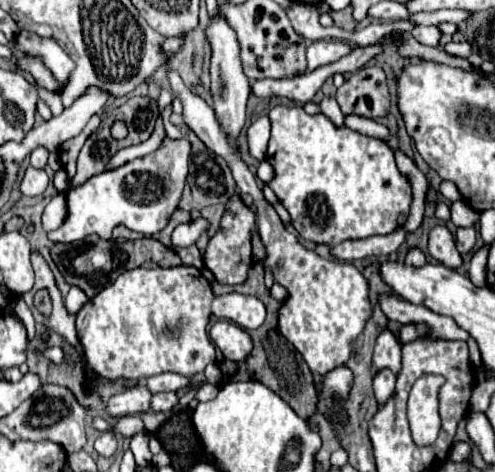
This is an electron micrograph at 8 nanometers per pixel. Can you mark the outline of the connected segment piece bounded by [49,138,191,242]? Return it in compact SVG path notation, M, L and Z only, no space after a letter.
M163 140L163 146L153 154L131 160L121 168L91 176L85 184L67 192L67 218L63 226L49 232L53 242L75 242L85 236L97 234L103 240L111 240L111 230L119 224L153 236L167 226L169 216L179 208L183 184L187 178L187 164L191 156L191 144L183 140Z

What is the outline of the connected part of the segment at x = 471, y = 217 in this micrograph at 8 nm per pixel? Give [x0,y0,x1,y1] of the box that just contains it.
[451,200,479,228]

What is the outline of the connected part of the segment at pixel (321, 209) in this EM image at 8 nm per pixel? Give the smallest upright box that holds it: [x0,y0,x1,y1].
[267,106,411,246]

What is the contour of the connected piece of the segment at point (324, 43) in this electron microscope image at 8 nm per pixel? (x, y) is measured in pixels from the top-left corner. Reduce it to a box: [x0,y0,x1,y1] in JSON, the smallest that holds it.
[307,40,351,70]

